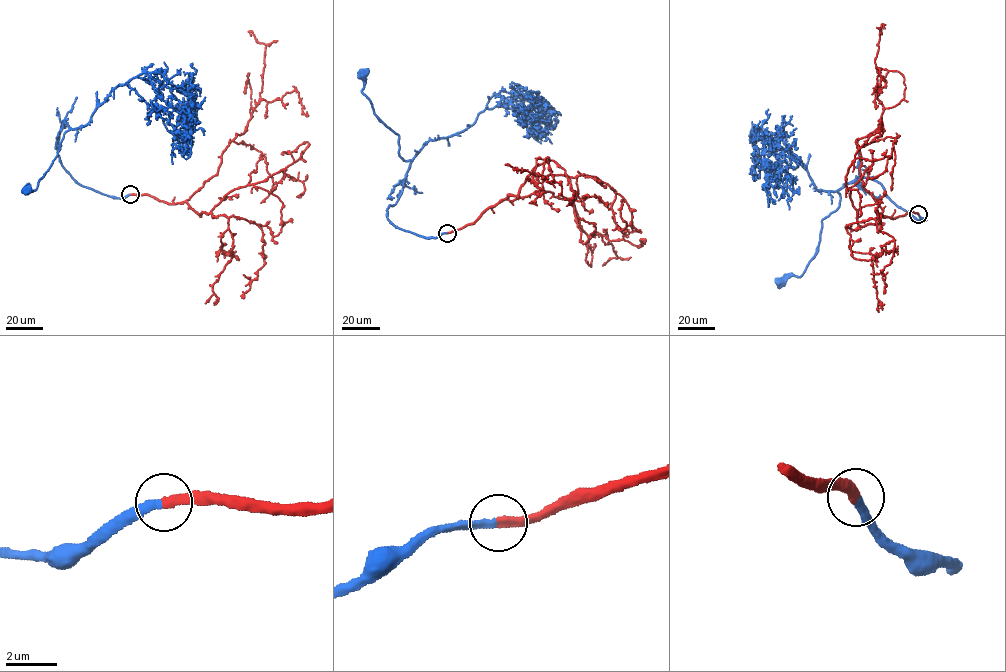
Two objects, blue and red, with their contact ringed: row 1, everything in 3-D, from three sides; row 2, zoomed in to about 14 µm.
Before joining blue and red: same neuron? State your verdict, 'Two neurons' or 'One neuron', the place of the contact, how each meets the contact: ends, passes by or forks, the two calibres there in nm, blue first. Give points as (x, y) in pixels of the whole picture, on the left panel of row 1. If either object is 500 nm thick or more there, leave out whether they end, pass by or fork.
One neuron. Place: (130, 194). At the ring blue ends. At the ring red ends. Thickness 320 nm (blue) against 380 nm

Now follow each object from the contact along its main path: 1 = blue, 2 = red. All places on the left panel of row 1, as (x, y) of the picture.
1: (130, 195), (109, 196), (70, 175), (58, 154), (62, 120), (70, 129), (57, 156), (37, 188), (25, 188)
2: (130, 194), (184, 202), (217, 173), (222, 152), (243, 134), (262, 91), (265, 45), (251, 31), (251, 36)

